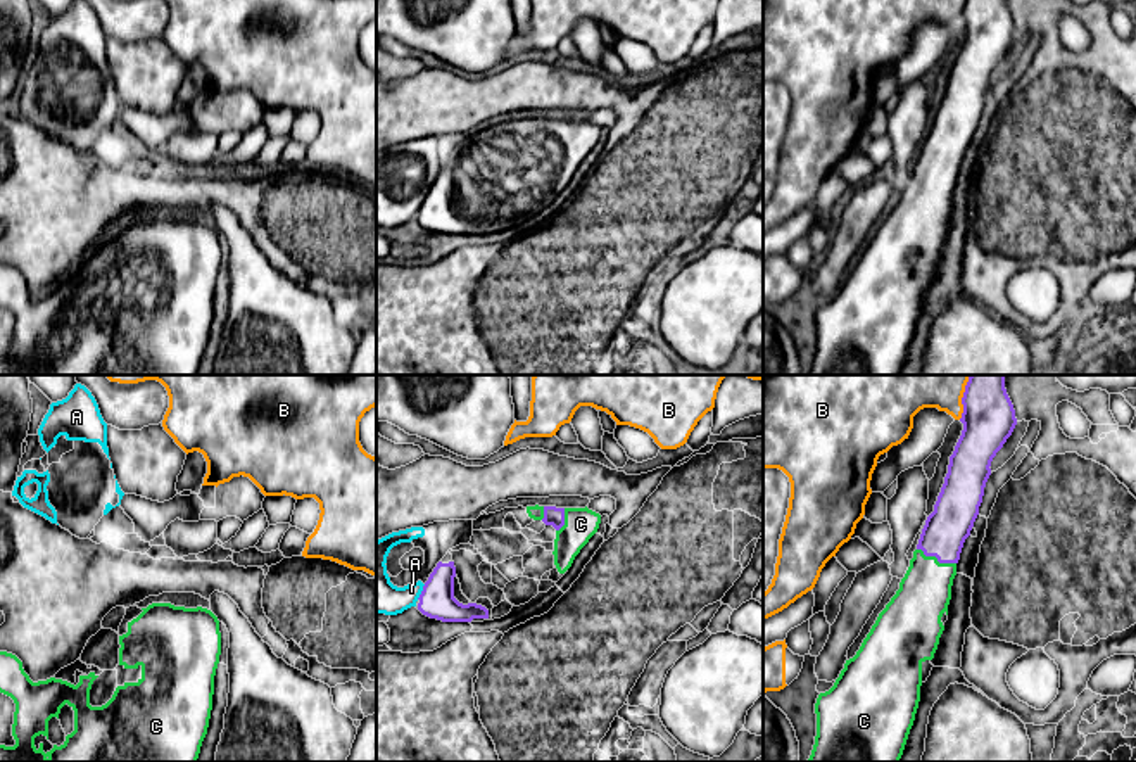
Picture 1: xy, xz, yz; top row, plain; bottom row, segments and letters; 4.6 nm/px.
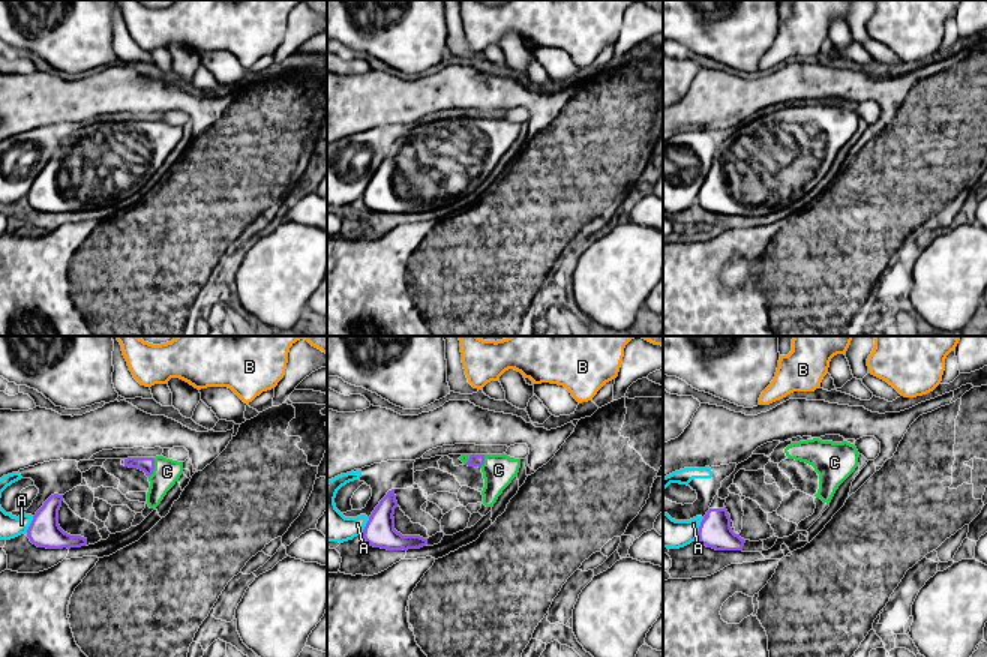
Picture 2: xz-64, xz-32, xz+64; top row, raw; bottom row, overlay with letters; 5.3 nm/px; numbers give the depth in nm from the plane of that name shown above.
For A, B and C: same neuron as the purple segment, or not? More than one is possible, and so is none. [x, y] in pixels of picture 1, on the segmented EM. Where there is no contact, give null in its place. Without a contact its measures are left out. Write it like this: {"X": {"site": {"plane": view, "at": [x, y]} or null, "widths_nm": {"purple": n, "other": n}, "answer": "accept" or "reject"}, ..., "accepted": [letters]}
{"A": {"site": {"plane": "xz", "at": [422, 591]}, "widths_nm": {"purple": 160, "other": 180}, "answer": "reject"}, "B": {"site": {"plane": "yz", "at": [962, 398]}, "widths_nm": {"purple": 240, "other": 320}, "answer": "reject"}, "C": {"site": {"plane": "yz", "at": [936, 557]}, "widths_nm": {"purple": 200, "other": 240}, "answer": "accept"}, "accepted": ["C"]}

